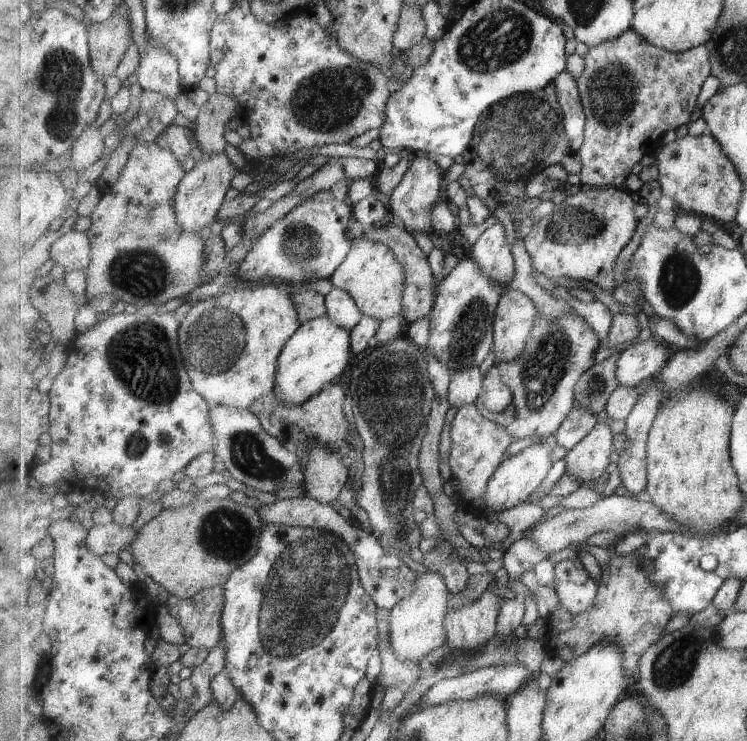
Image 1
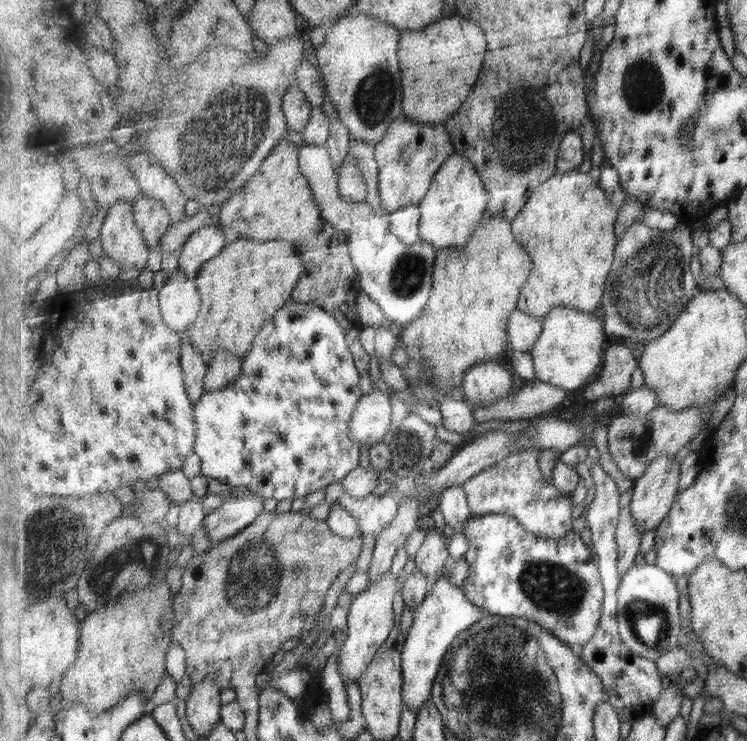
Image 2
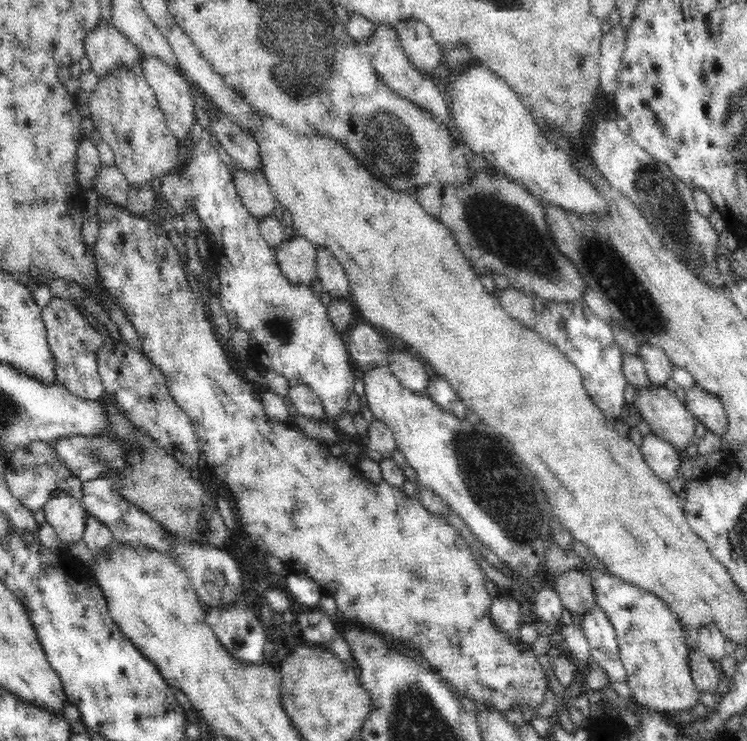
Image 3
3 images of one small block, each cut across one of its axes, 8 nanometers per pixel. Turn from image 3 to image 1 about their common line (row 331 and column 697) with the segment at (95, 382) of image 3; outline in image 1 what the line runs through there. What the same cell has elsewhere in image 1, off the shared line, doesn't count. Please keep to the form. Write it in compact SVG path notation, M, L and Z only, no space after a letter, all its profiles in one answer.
M631 29L621 34L621 38L590 47L584 58L585 72L577 80L587 116L585 144L577 153L582 161L582 170L578 174L581 185L589 188L613 186L625 189L625 180L629 178L631 168L635 164L640 164L643 156L657 155L663 148L664 134L691 122L703 82L712 75L711 52L706 44L687 52L669 52L653 46L652 42L647 42L646 38Z

